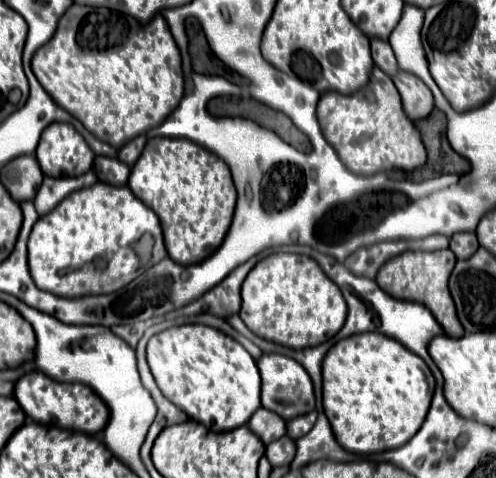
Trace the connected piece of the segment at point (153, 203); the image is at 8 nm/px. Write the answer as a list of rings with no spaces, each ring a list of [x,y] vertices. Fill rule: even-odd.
[[[148,139],[130,173],[128,187],[158,215],[168,255],[176,263],[200,263],[222,245],[222,239],[232,223],[236,189],[228,165],[212,151],[188,139]]]

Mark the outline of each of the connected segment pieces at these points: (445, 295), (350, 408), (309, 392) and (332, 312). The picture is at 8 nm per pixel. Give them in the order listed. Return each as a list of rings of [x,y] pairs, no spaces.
[[[440,249],[440,251],[432,251],[432,253],[430,251],[408,251],[408,253],[402,253],[402,255],[390,259],[388,263],[384,263],[376,275],[376,283],[388,295],[392,295],[396,299],[424,303],[432,311],[436,321],[442,325],[446,335],[462,337],[464,329],[456,317],[454,301],[448,291],[448,277],[454,269],[454,263],[456,263],[456,257],[450,249]]]
[[[380,333],[340,339],[322,361],[324,413],[336,441],[352,453],[368,455],[396,449],[416,435],[434,393],[428,365],[402,343]]]
[[[268,353],[258,359],[258,369],[262,375],[262,405],[266,409],[278,413],[286,421],[314,411],[316,399],[314,399],[312,379],[300,363],[280,353]]]
[[[274,253],[264,257],[244,279],[240,317],[258,337],[304,349],[320,345],[340,331],[346,321],[346,301],[312,257]]]

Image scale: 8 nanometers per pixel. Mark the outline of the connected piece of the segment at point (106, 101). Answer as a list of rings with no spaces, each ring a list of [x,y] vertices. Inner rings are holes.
[[[72,5],[60,19],[54,37],[42,45],[32,57],[32,71],[40,85],[76,117],[92,135],[112,147],[122,147],[132,137],[146,133],[162,123],[180,103],[184,95],[184,79],[180,71],[178,47],[162,14],[157,14],[147,25],[138,23],[130,15],[110,11],[106,7]],[[172,55],[174,55],[174,95],[172,95]]]

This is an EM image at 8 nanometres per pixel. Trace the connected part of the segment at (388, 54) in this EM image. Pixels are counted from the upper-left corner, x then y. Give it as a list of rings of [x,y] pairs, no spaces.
[[[372,39],[372,59],[374,63],[386,73],[386,75],[396,75],[398,71],[398,63],[396,63],[396,57],[394,57],[394,51],[390,47],[388,41],[382,41],[382,39]]]

